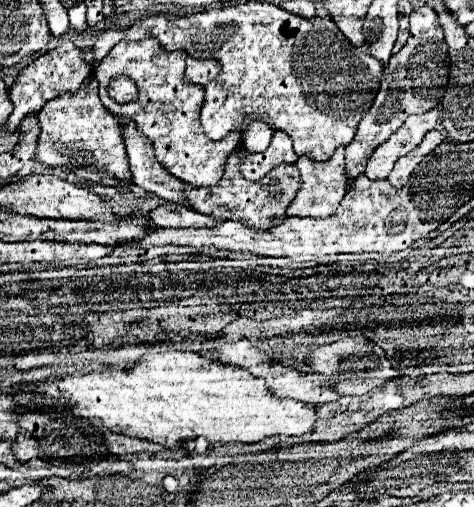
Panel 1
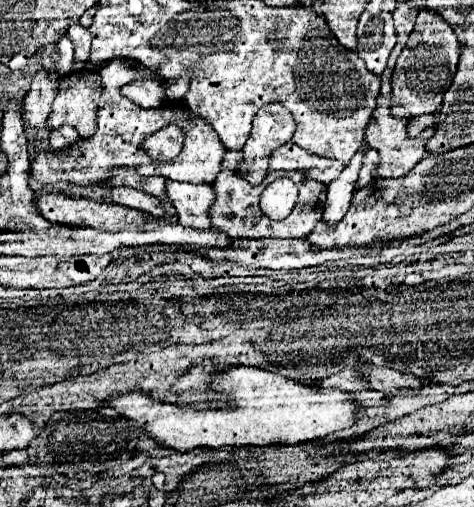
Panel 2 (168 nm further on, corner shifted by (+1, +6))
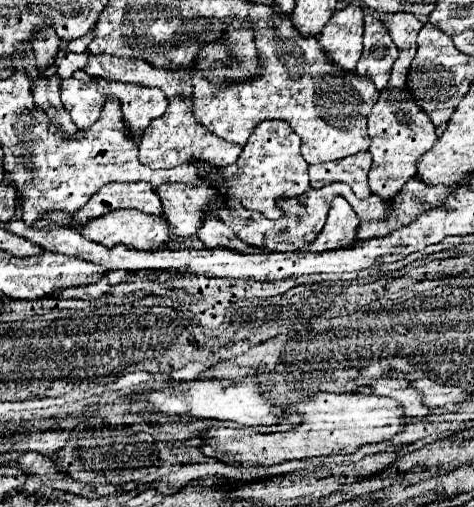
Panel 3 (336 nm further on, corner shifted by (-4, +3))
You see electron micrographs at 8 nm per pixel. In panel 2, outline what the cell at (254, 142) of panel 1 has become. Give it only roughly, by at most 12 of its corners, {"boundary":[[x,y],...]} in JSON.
{"boundary":[[252,128],[238,174],[260,184],[294,128]]}

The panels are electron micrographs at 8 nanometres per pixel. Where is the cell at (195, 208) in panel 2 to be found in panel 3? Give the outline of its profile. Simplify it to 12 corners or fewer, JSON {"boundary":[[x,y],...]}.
{"boundary":[[207,217],[199,229],[205,249],[265,253],[245,245],[223,221]]}

